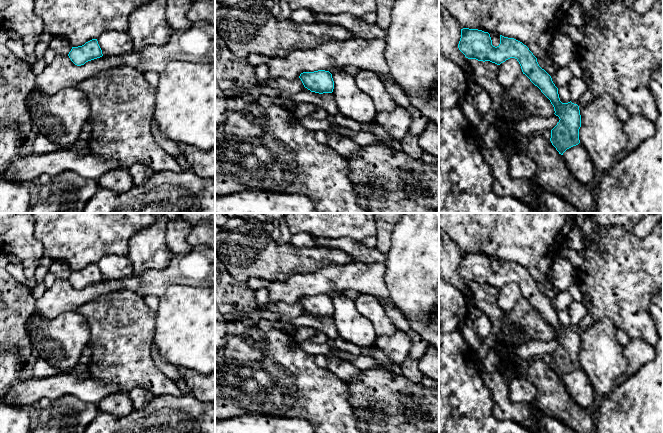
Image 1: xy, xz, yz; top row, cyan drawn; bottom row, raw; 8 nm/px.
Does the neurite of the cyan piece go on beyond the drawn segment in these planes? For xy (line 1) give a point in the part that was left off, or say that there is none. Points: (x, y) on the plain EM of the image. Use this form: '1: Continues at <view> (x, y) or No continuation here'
1: No continuation here

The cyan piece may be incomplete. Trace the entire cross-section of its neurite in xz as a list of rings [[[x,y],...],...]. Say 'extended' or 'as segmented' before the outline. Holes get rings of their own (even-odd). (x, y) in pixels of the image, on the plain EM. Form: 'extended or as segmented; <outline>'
as segmented; [[[318,294],[314,296],[303,296],[300,298],[305,312],[311,316],[323,318],[332,317],[334,313],[334,305],[329,295]]]

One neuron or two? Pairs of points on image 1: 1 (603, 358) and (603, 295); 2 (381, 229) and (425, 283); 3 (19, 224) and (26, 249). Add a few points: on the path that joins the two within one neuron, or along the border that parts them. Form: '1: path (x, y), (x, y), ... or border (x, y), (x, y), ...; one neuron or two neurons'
1: border (593, 321), (608, 318), (617, 328); two neurons
2: border (396, 223), (392, 231), (391, 245), (386, 253); two neurons
3: path (19, 230), (19, 240), (22, 243); one neuron

